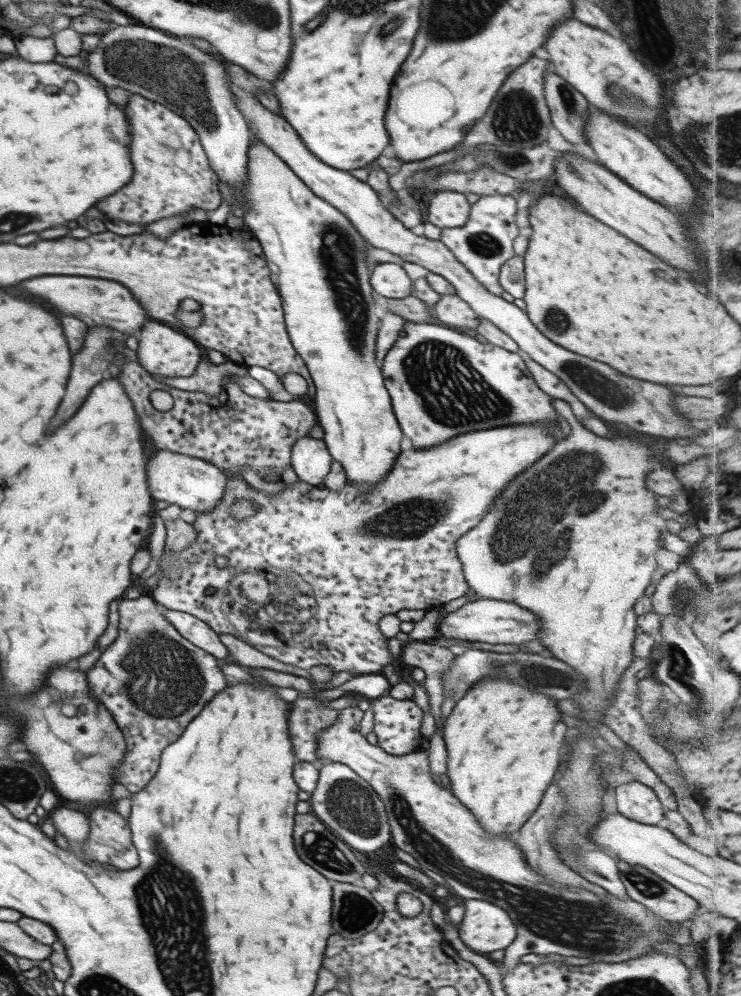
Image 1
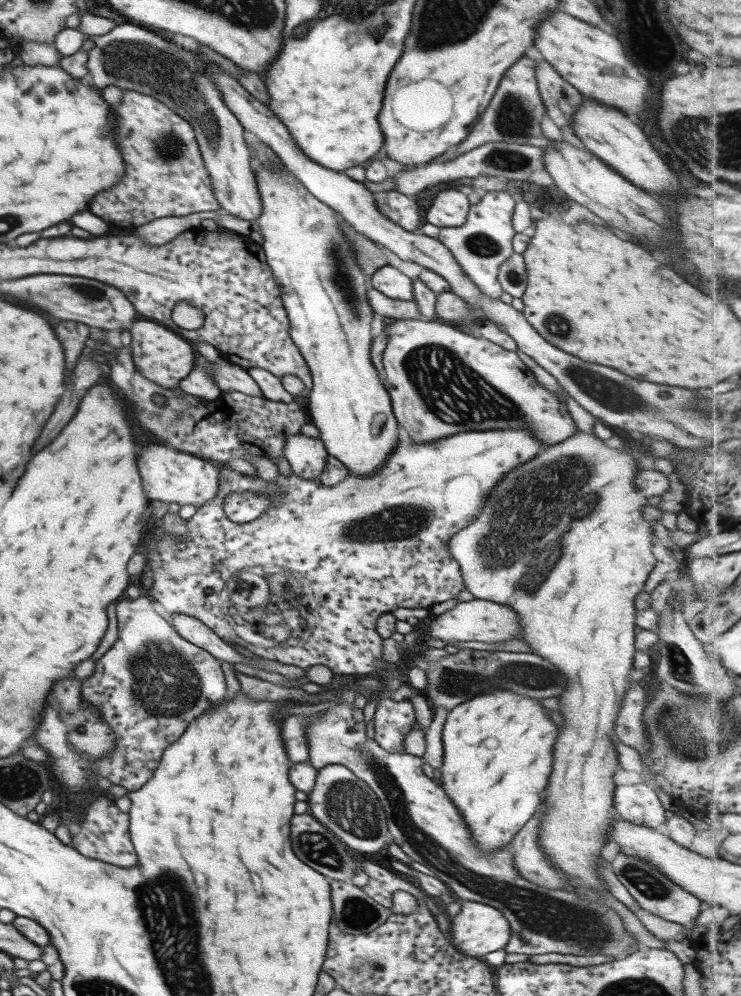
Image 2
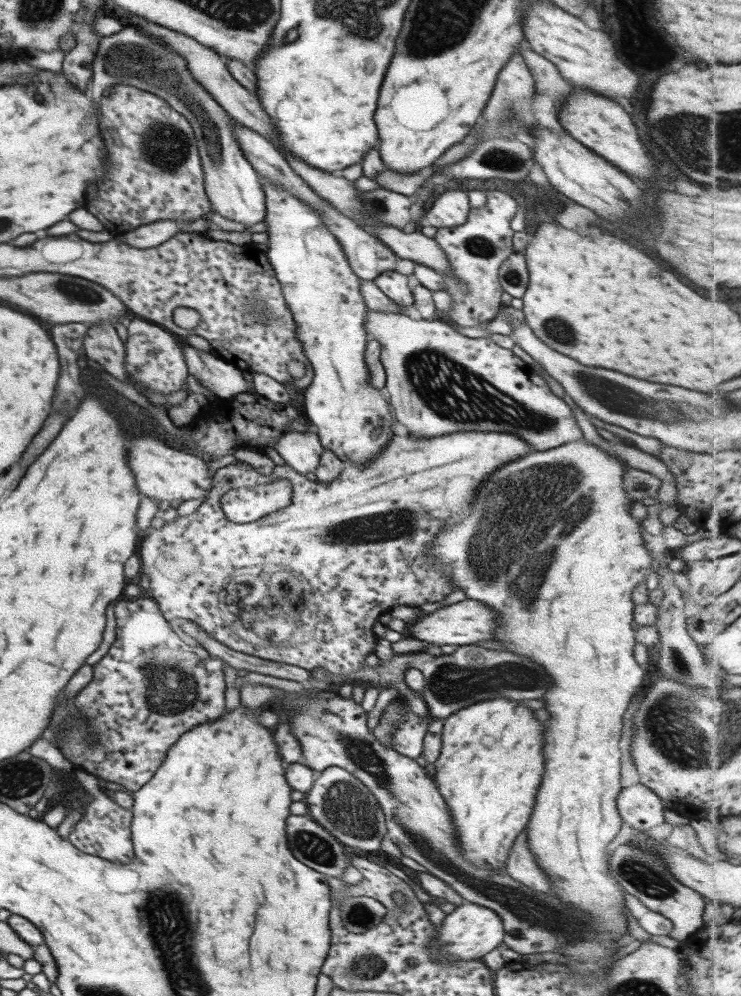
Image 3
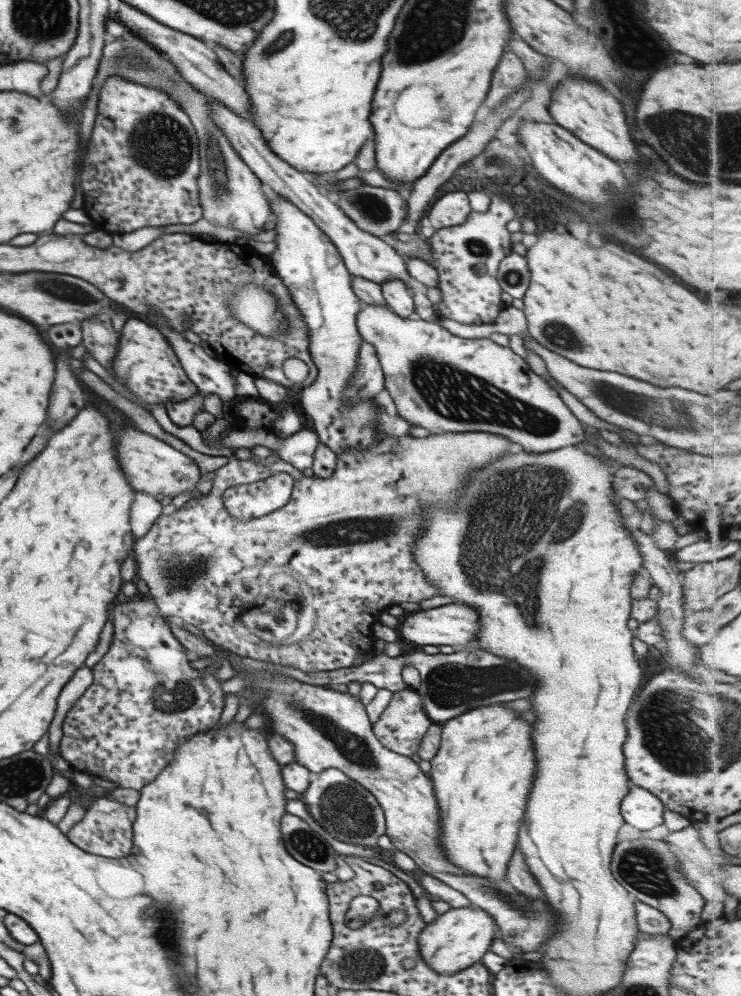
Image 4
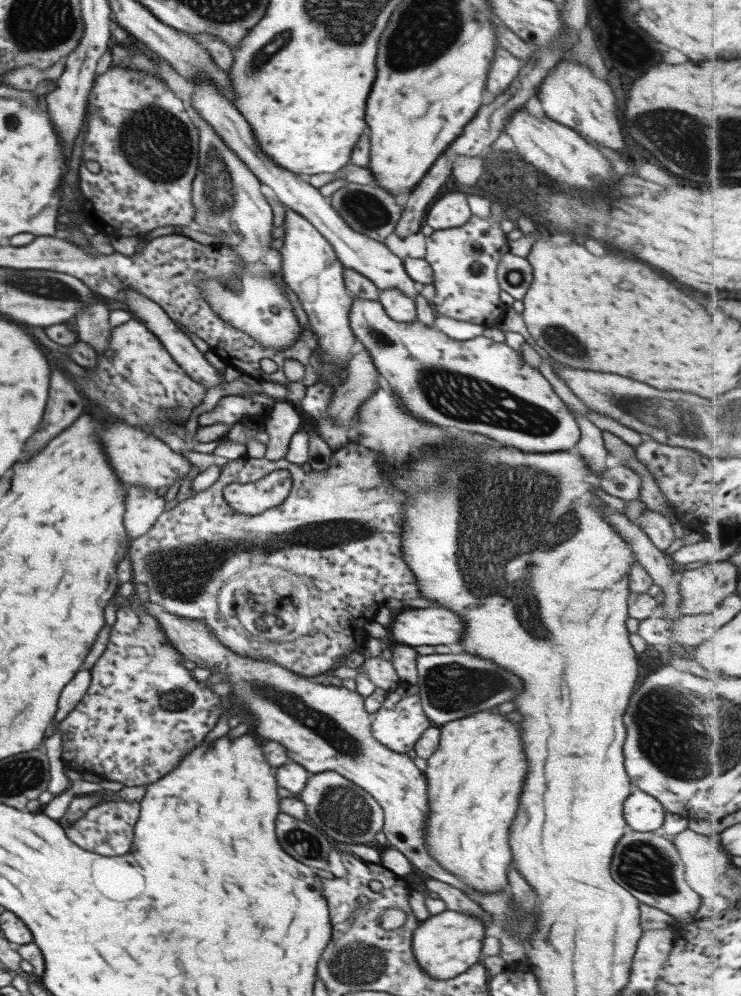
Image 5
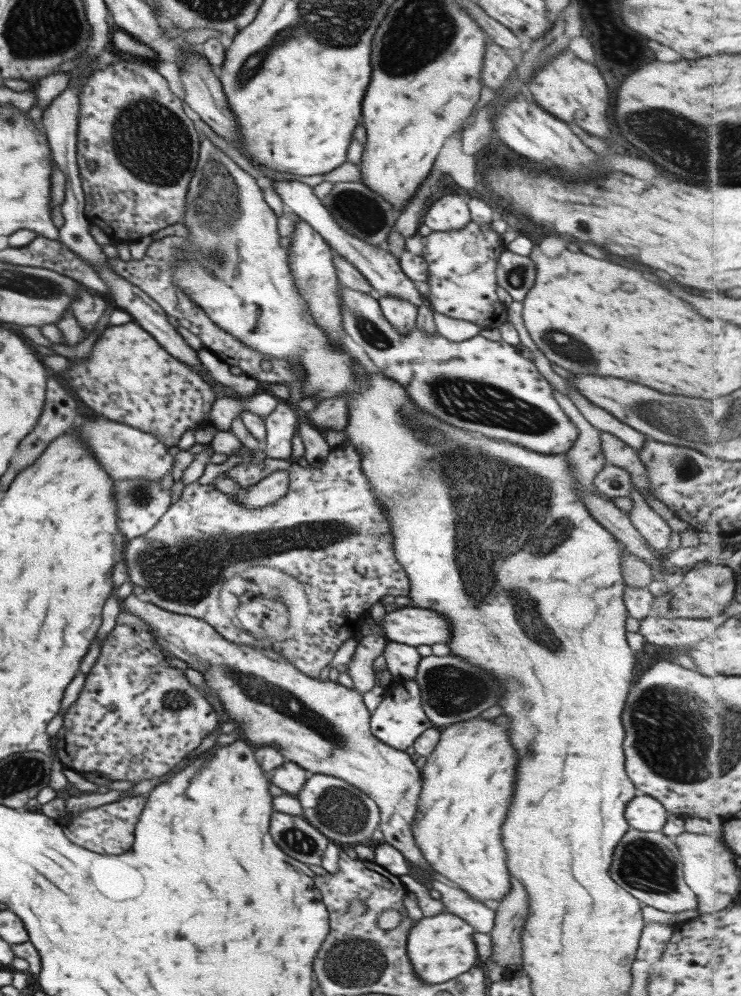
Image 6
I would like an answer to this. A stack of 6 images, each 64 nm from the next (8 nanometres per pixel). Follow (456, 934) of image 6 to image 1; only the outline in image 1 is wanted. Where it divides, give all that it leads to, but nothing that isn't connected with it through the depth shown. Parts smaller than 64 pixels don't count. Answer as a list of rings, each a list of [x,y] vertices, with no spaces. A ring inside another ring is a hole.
[[[462,900],[461,904],[465,911],[455,929],[469,951],[487,956],[515,939],[515,926],[505,910],[485,900]]]

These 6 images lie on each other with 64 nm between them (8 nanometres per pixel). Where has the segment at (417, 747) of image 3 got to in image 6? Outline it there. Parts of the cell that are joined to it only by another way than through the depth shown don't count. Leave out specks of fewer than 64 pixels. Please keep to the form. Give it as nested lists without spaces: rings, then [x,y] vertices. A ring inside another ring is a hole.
[[[397,679],[395,683],[385,687],[382,690],[382,700],[370,713],[372,736],[400,751],[404,751],[407,746],[412,746],[413,741],[431,726],[433,726],[432,722],[421,708],[419,687],[414,679]]]

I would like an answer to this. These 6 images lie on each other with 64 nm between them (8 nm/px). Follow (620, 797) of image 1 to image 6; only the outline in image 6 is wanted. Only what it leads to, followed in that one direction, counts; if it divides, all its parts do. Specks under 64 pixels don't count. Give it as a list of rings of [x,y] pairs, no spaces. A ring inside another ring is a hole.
[[[643,794],[642,796],[633,796],[625,804],[624,817],[627,824],[635,830],[641,832],[657,832],[662,830],[662,825],[667,818],[668,812],[662,807],[662,804]]]

